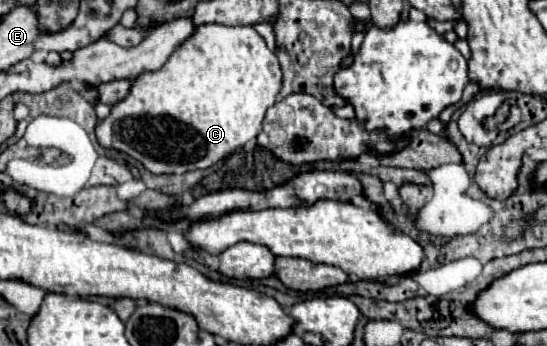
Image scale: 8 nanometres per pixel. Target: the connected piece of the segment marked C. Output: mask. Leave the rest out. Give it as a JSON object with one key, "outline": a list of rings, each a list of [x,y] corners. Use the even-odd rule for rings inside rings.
{"outline":[[[199,25],[199,31],[183,41],[159,71],[141,75],[133,83],[127,99],[117,103],[111,115],[95,129],[97,141],[103,147],[113,147],[131,155],[157,175],[207,169],[261,133],[265,111],[277,101],[281,83],[283,73],[279,59],[253,27]]]}

